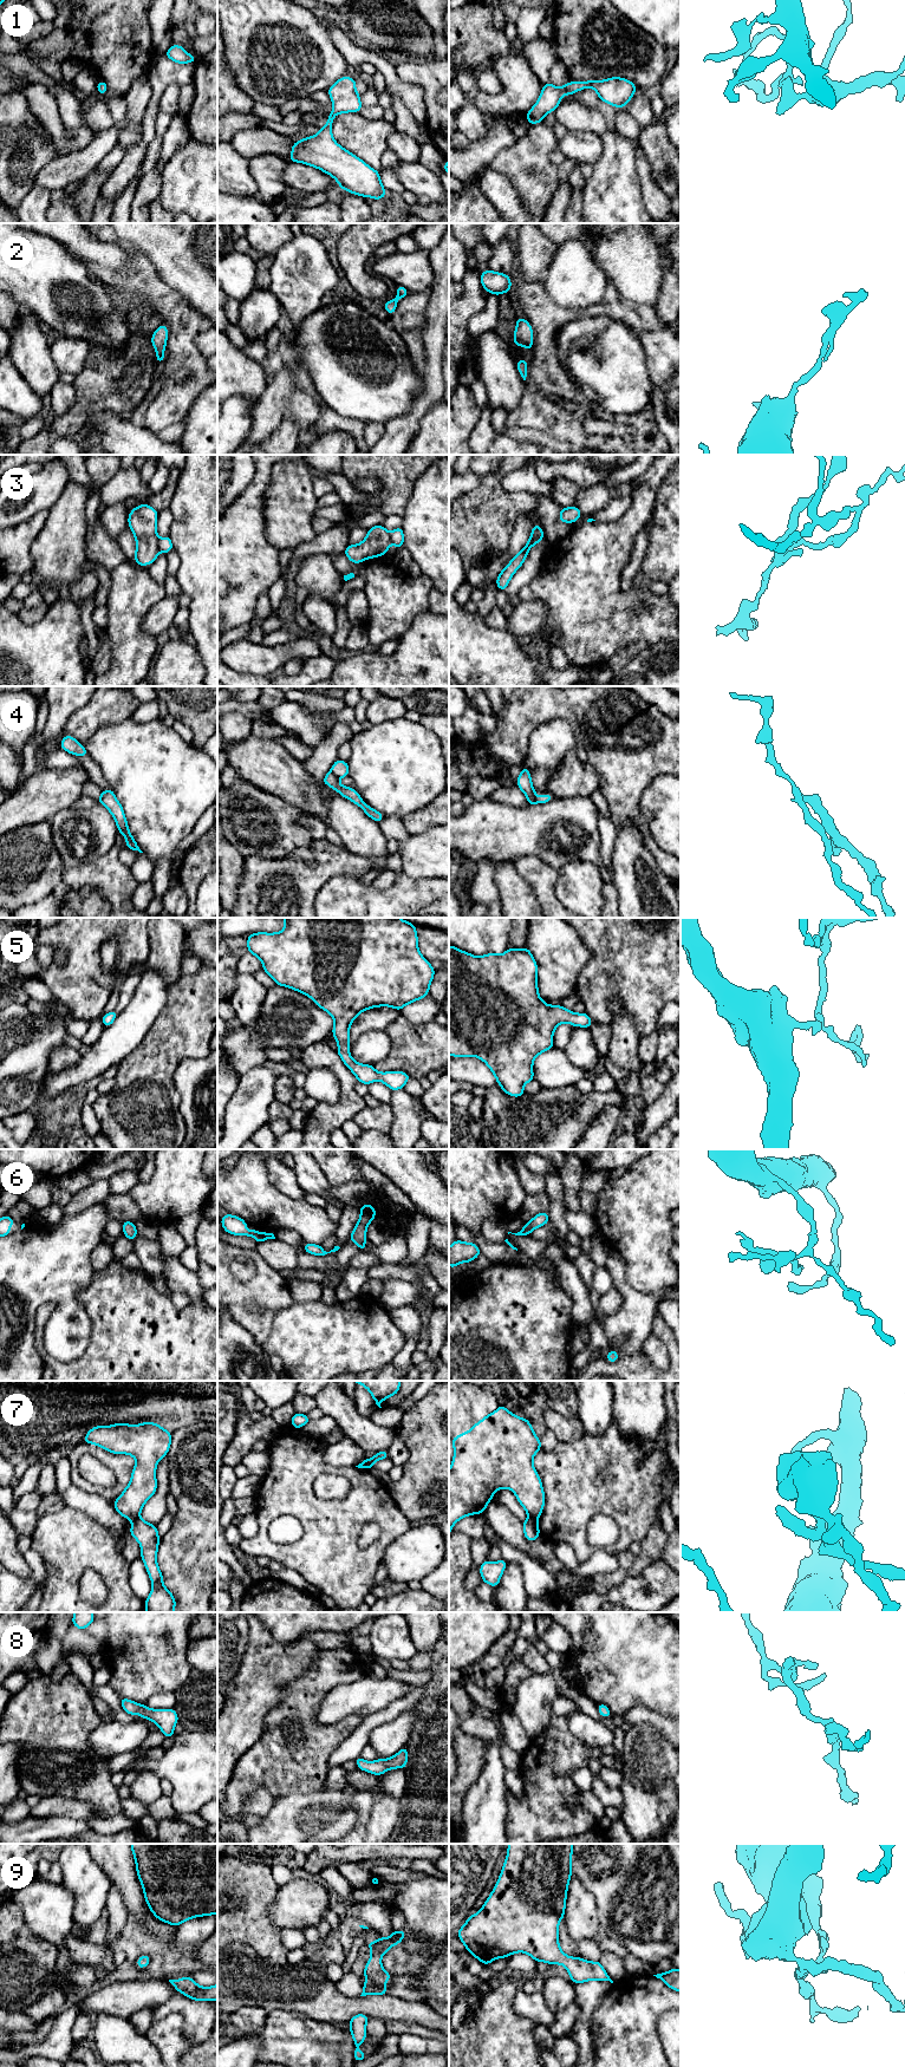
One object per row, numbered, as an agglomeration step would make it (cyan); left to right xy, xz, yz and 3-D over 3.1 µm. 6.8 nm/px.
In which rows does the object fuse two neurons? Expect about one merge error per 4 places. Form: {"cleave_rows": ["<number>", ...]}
{"cleave_rows": ["3", "4", "7"]}

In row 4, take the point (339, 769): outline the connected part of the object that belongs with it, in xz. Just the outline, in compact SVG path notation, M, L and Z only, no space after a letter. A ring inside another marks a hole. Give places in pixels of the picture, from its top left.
M337 759L331 767L331 772L337 777L341 778L350 775L349 763L341 759Z

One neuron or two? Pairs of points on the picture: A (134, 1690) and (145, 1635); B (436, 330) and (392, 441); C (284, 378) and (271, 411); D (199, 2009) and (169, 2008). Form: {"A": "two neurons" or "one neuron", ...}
{"A": "one neuron", "B": "one neuron", "C": "one neuron", "D": "one neuron"}

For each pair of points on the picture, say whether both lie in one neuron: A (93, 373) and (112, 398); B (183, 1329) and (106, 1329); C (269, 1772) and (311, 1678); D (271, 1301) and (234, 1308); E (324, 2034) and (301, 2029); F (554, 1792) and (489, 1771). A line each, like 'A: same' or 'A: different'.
A: same
B: same
C: same
D: same
E: same
F: different

